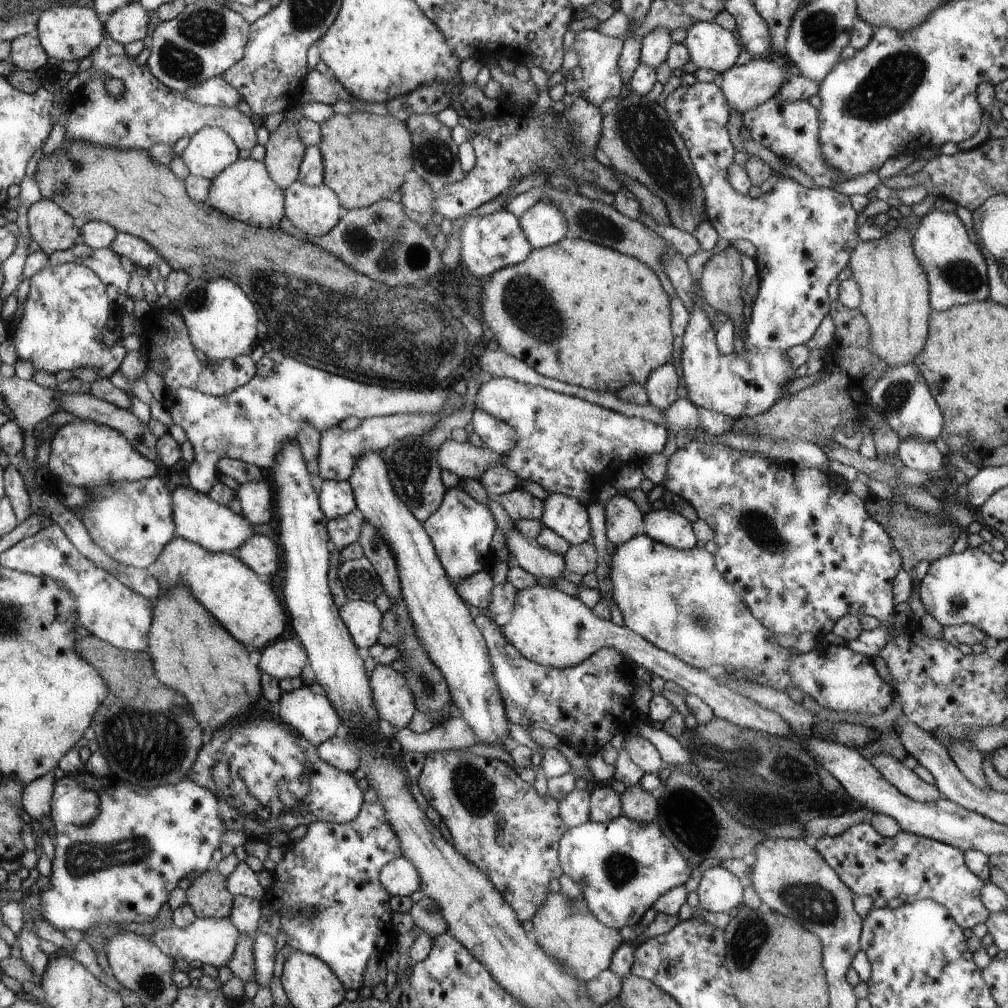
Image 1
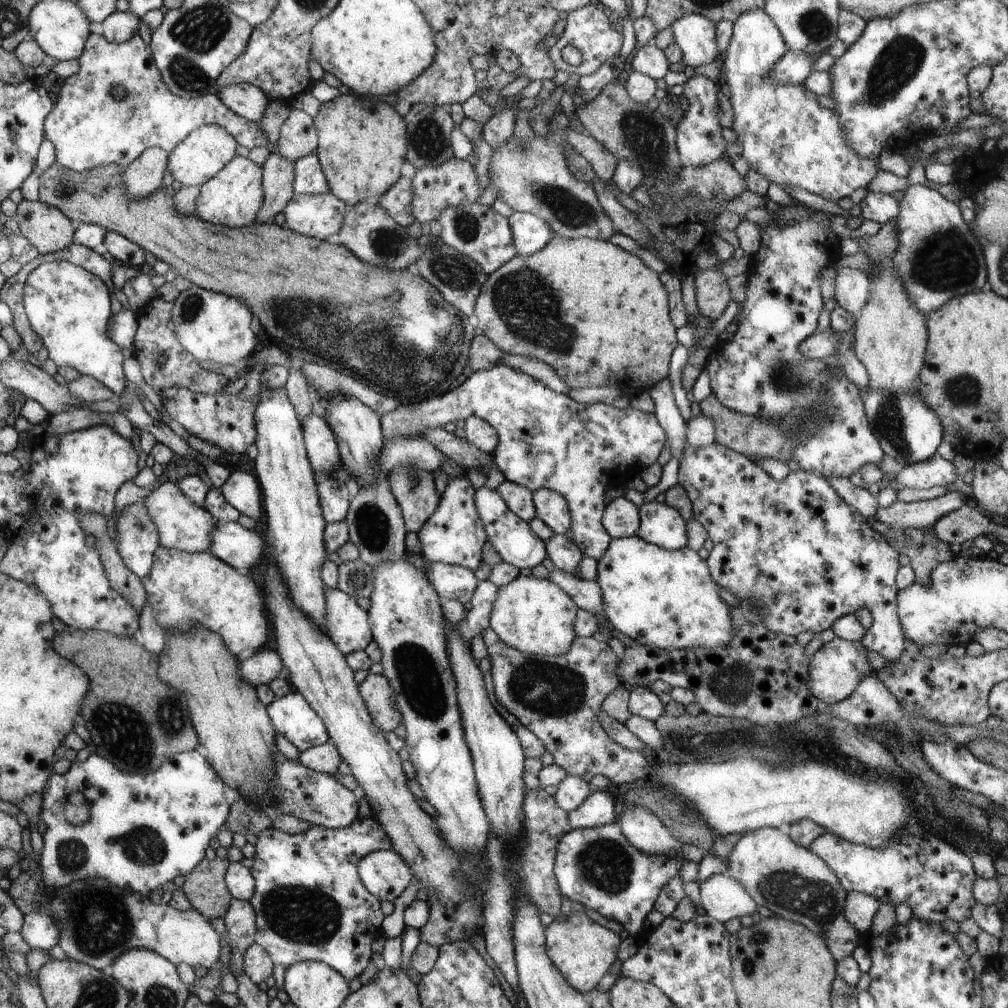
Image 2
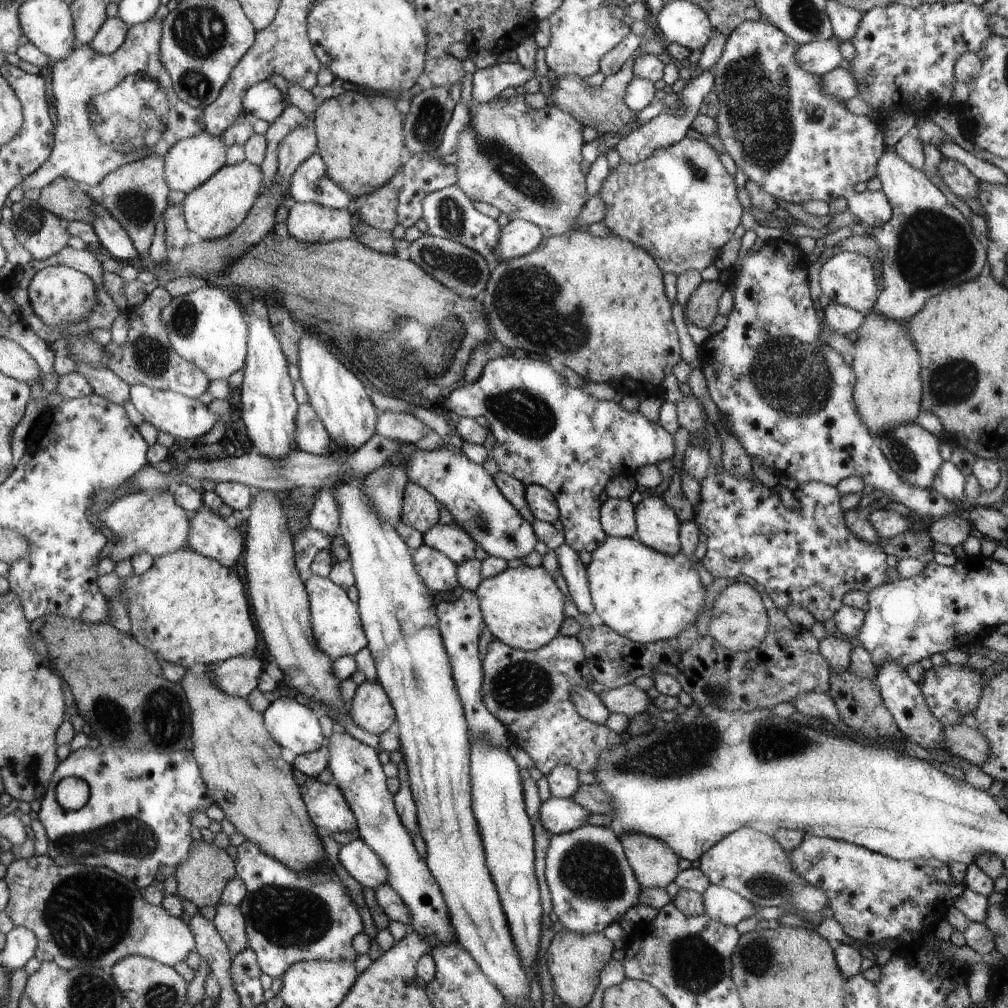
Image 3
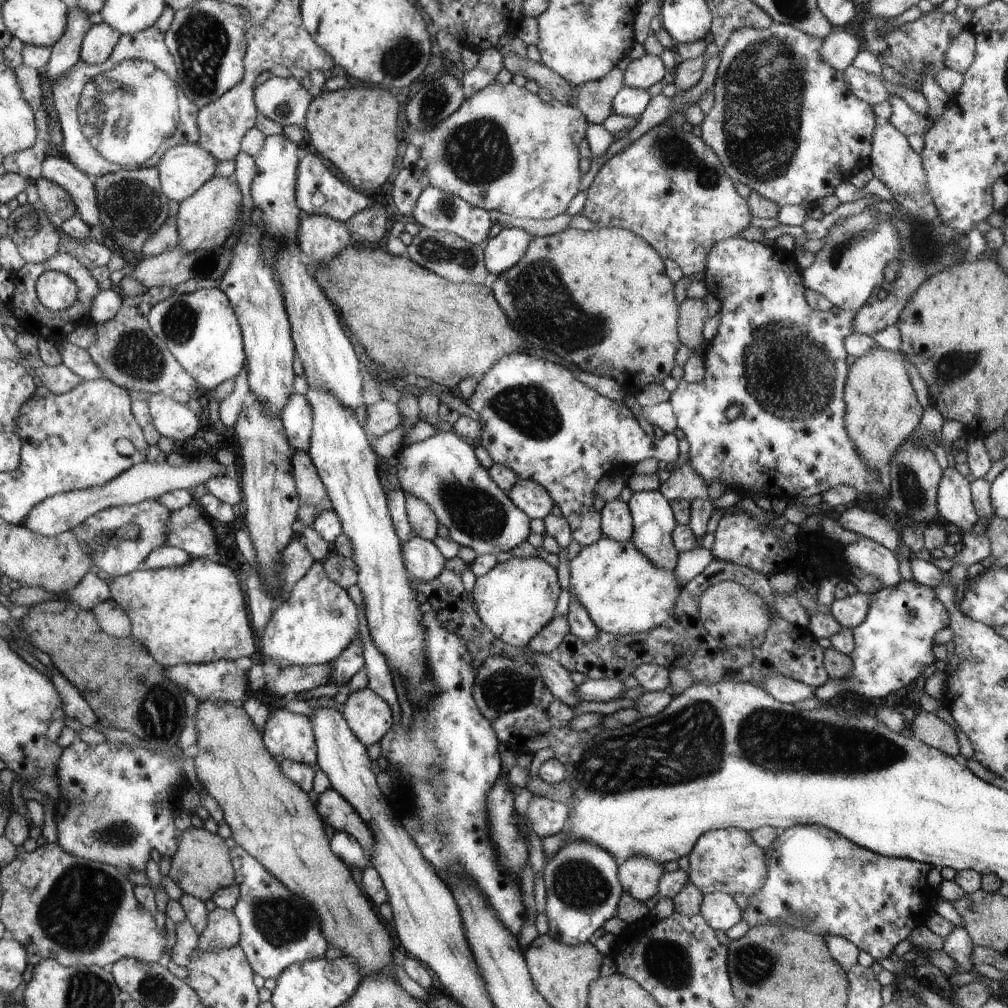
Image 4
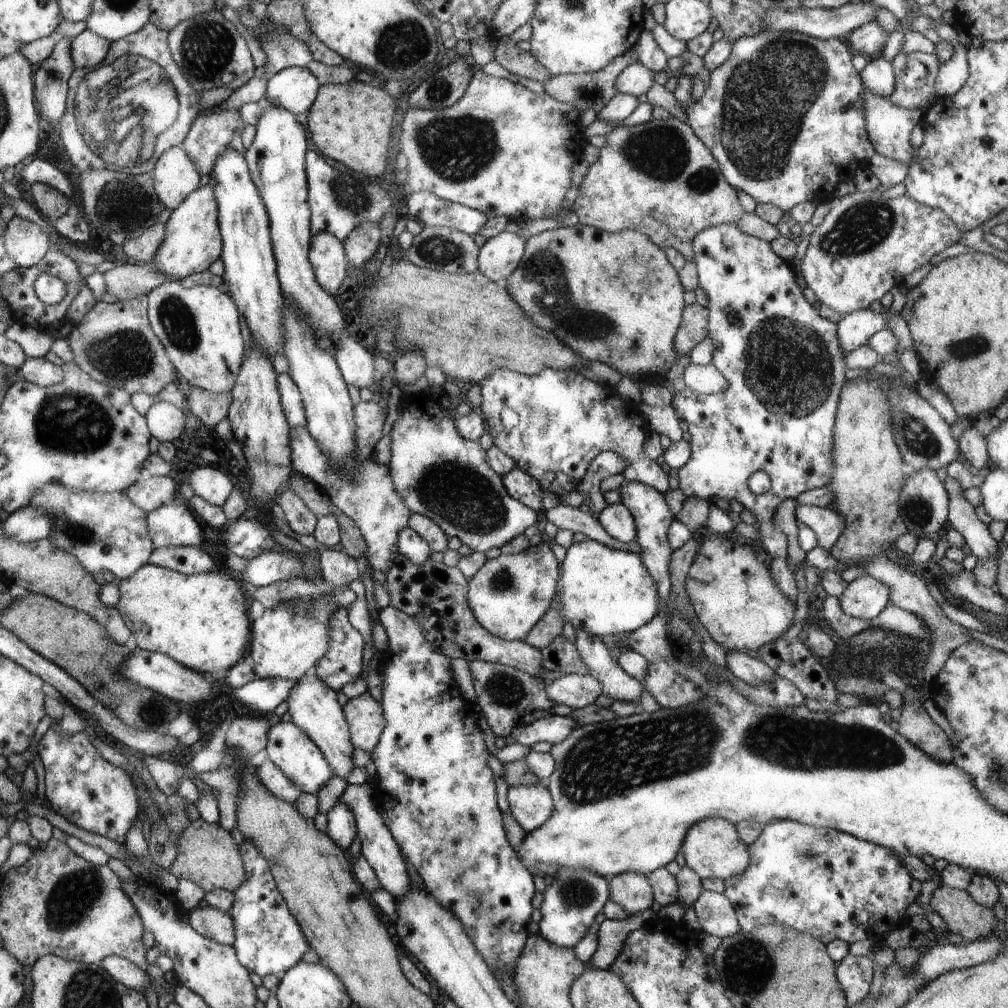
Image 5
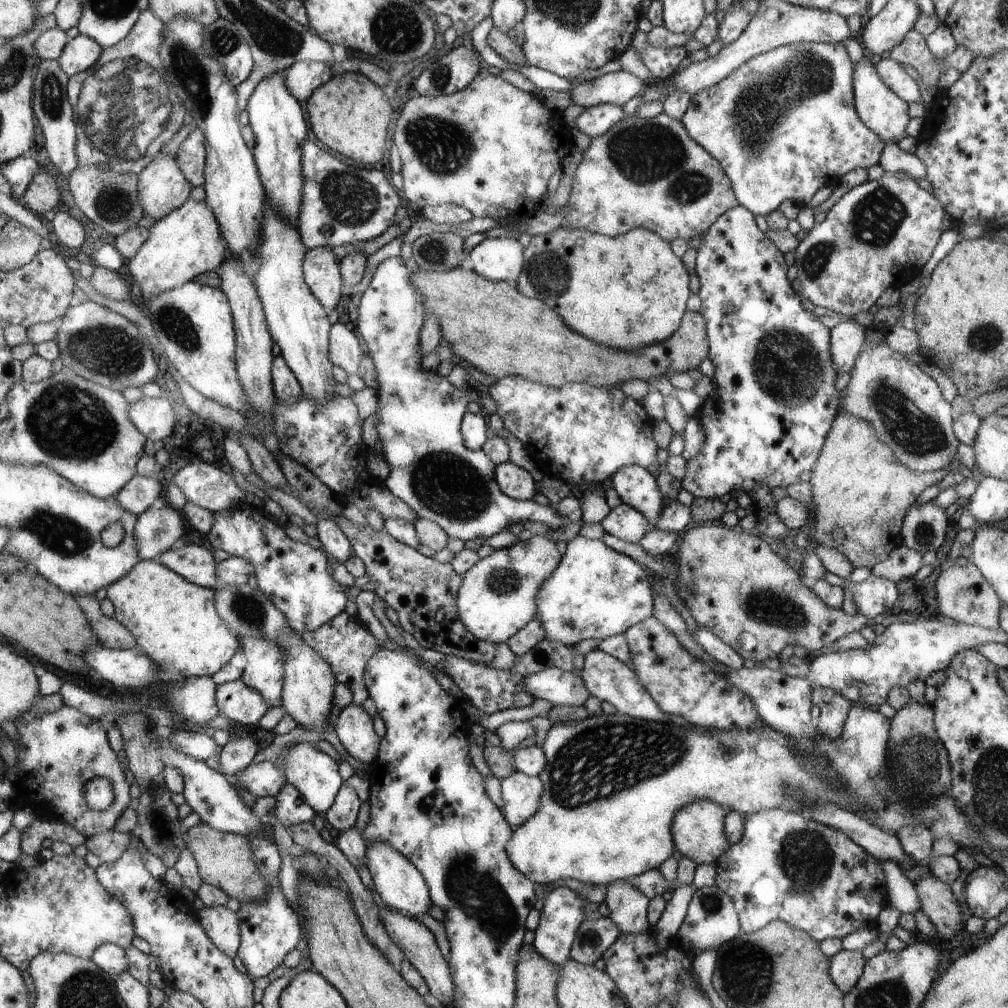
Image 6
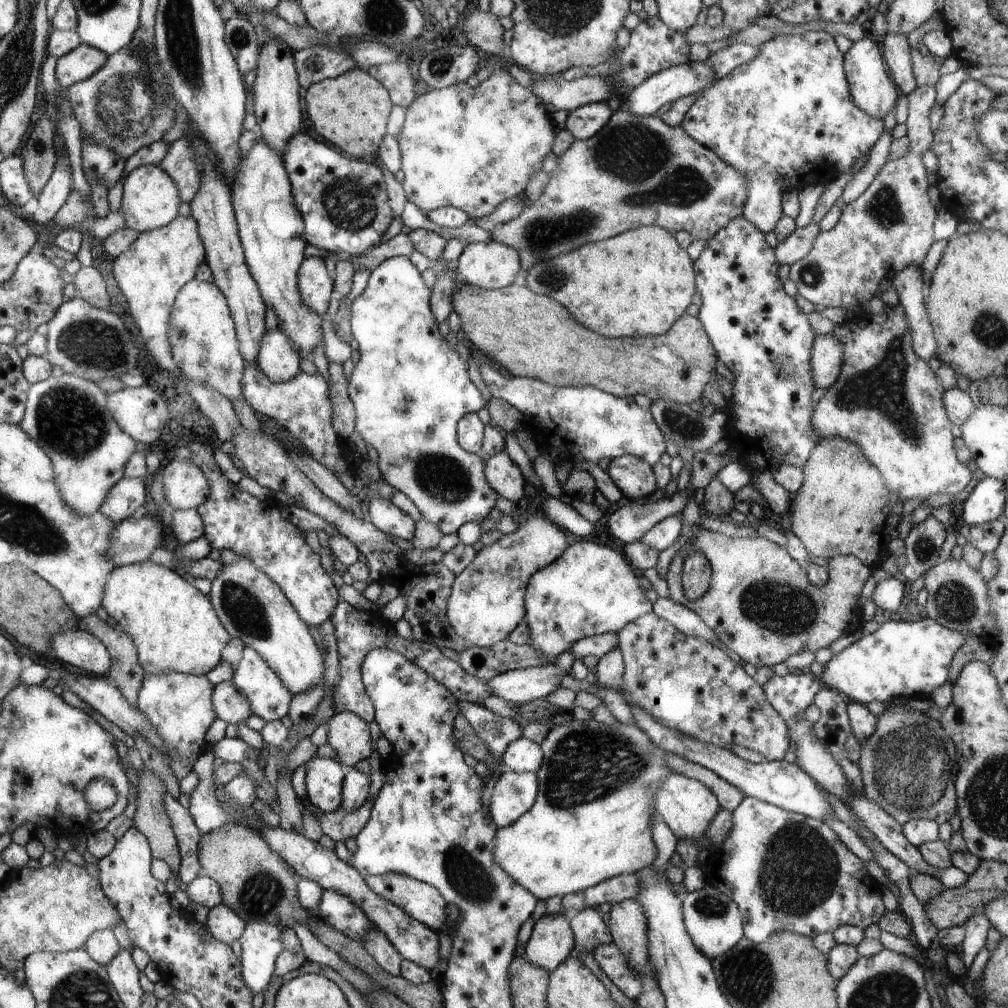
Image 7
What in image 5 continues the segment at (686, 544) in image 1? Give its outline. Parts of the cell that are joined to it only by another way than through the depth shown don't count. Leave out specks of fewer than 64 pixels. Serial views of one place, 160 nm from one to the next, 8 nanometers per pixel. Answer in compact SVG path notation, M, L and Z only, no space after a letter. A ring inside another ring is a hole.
M624 482L618 489L621 492L622 502L627 505L634 514L635 525L638 529L638 536L635 538L641 548L644 564L647 565L648 572L657 582L657 588L660 592L660 611L669 599L669 592L673 588L671 584L671 557L673 548L669 545L668 532L676 516L672 512L671 505L667 503L664 493L658 492L655 488L645 484Z

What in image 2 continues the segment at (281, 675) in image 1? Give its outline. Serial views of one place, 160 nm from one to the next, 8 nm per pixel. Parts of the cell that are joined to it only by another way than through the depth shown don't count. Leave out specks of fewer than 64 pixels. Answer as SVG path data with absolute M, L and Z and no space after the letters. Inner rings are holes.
M259 650L248 660L239 662L243 677L258 688L261 684L269 684L280 672L286 670L284 660L275 650Z

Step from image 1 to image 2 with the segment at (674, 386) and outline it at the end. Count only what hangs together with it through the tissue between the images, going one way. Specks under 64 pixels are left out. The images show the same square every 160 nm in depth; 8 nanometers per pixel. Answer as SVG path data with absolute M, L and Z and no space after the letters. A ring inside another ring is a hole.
M669 377L659 380L649 391L654 401L654 416L659 417L660 424L667 431L667 438L670 439L671 454L674 454L678 461L681 459L683 448L687 445L686 433L687 422L684 422L672 391L672 380Z

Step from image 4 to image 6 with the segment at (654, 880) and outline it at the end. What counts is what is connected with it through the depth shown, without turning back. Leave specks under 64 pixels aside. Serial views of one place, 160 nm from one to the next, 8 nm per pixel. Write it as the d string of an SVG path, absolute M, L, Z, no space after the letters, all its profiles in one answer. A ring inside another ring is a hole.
M630 879L615 880L607 884L604 902L610 910L609 917L622 933L641 933L650 929L646 918L648 897L638 890Z

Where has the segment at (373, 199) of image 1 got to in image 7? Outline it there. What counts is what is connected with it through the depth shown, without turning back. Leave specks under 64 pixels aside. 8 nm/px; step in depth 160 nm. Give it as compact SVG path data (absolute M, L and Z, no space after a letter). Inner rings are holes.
M358 66L340 76L313 84L307 88L304 95L307 100L308 118L318 136L357 159L376 154L392 110L390 97L388 89L384 88L379 80Z

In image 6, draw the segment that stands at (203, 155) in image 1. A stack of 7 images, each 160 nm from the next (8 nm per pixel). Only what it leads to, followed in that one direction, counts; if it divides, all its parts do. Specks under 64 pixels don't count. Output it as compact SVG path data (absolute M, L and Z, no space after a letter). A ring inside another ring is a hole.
M162 151L138 176L139 199L145 210L143 216L152 216L156 221L182 207L192 192L176 157Z

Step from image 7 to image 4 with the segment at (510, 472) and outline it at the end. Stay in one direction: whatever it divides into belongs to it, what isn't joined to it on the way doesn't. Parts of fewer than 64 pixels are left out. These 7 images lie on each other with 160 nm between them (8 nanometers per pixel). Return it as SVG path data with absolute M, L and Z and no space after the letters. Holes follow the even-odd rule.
M519 478L511 489L510 497L532 519L546 519L555 505L555 501L547 489L533 480Z

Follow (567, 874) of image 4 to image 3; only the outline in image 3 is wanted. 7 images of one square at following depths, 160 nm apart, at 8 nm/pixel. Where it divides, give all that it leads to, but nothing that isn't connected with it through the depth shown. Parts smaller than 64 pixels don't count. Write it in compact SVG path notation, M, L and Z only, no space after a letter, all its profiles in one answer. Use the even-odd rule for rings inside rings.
M588 824L572 832L551 835L544 874L554 913L564 929L576 934L602 932L608 924L622 918L628 908L640 902L643 888L628 864L621 842L613 827ZM588 910L598 918L588 918Z

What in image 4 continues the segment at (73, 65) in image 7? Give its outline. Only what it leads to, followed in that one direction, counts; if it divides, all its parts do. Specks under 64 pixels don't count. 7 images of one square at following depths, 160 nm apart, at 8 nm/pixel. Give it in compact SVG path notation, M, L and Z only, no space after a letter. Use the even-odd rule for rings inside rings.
M104 22L92 25L81 44L81 60L92 64L104 62L119 44L121 36L120 32Z

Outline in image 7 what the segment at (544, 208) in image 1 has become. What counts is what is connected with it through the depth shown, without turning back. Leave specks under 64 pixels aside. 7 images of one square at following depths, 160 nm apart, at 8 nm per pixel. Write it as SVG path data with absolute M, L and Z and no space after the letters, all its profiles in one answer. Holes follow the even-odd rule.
M478 241L468 243L458 260L455 278L457 282L466 283L483 289L499 289L507 287L514 282L516 274L522 274L522 260L520 252L515 251L510 245L505 245L500 241Z

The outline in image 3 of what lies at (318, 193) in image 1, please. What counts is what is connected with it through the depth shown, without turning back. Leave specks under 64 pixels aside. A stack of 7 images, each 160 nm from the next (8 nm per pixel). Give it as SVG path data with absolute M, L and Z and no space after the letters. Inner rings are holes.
M297 202L288 210L286 233L304 244L352 239L352 215L348 210L334 210L318 204Z

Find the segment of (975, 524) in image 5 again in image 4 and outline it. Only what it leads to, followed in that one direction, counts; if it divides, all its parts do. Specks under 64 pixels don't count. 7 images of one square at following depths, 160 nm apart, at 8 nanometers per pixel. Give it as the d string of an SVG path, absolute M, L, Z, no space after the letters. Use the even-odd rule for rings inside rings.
M956 467L943 470L937 497L937 509L944 520L956 524L962 534L972 532L979 516L971 497L971 483Z

